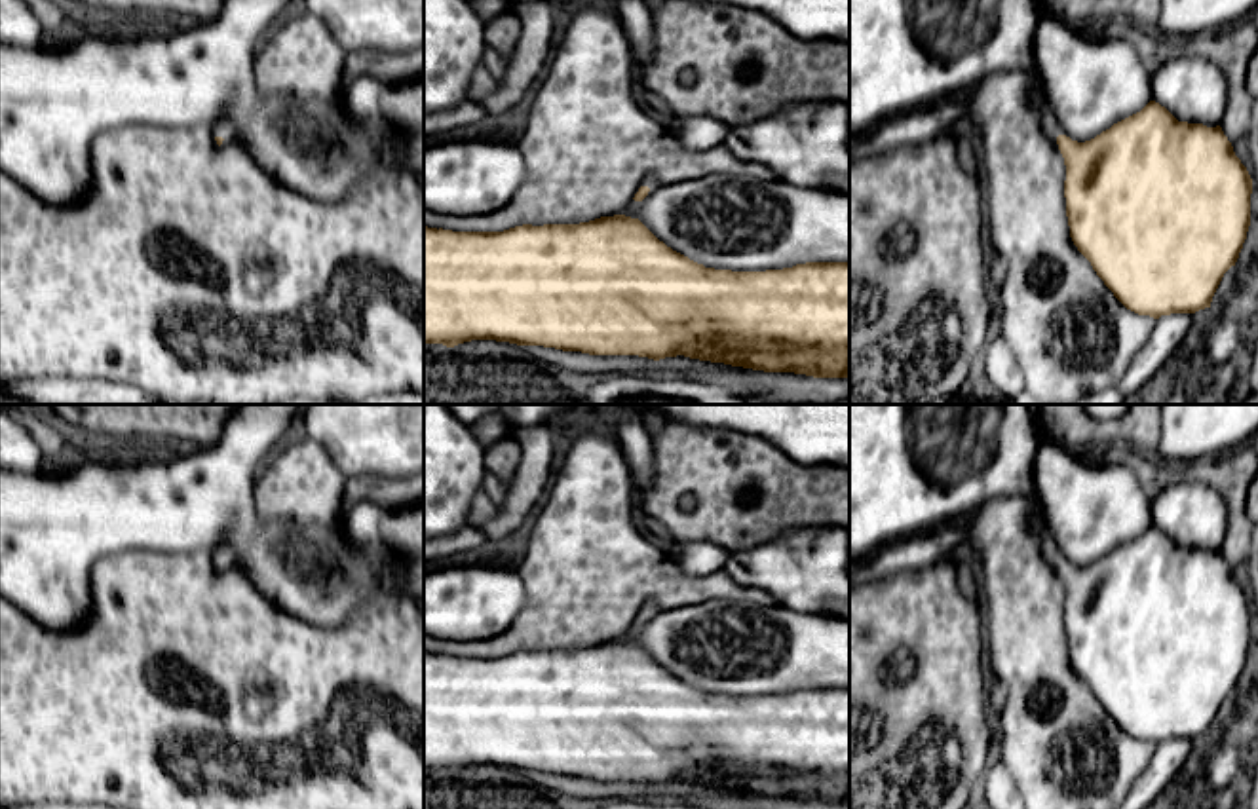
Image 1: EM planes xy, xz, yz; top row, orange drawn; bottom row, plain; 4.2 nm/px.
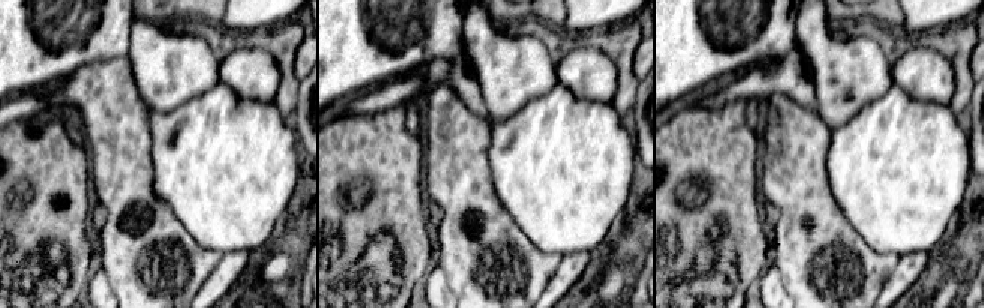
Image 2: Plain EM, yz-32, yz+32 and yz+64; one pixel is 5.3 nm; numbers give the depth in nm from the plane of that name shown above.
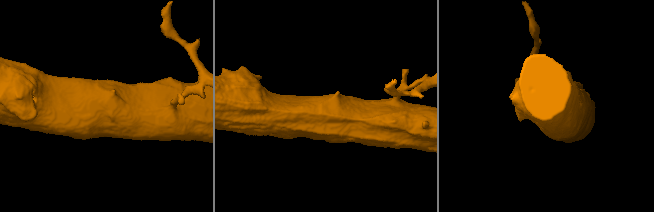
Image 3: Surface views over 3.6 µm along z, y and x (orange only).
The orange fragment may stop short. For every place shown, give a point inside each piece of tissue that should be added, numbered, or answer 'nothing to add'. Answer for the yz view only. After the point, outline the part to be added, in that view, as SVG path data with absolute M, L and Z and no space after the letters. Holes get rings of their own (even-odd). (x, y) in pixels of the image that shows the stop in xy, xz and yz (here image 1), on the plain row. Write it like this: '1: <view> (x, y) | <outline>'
1: yz (1049, 549) | M1039 513L1030 520L1030 530L1039 537L1039 547L1047 560L1062 560L1060 551Z

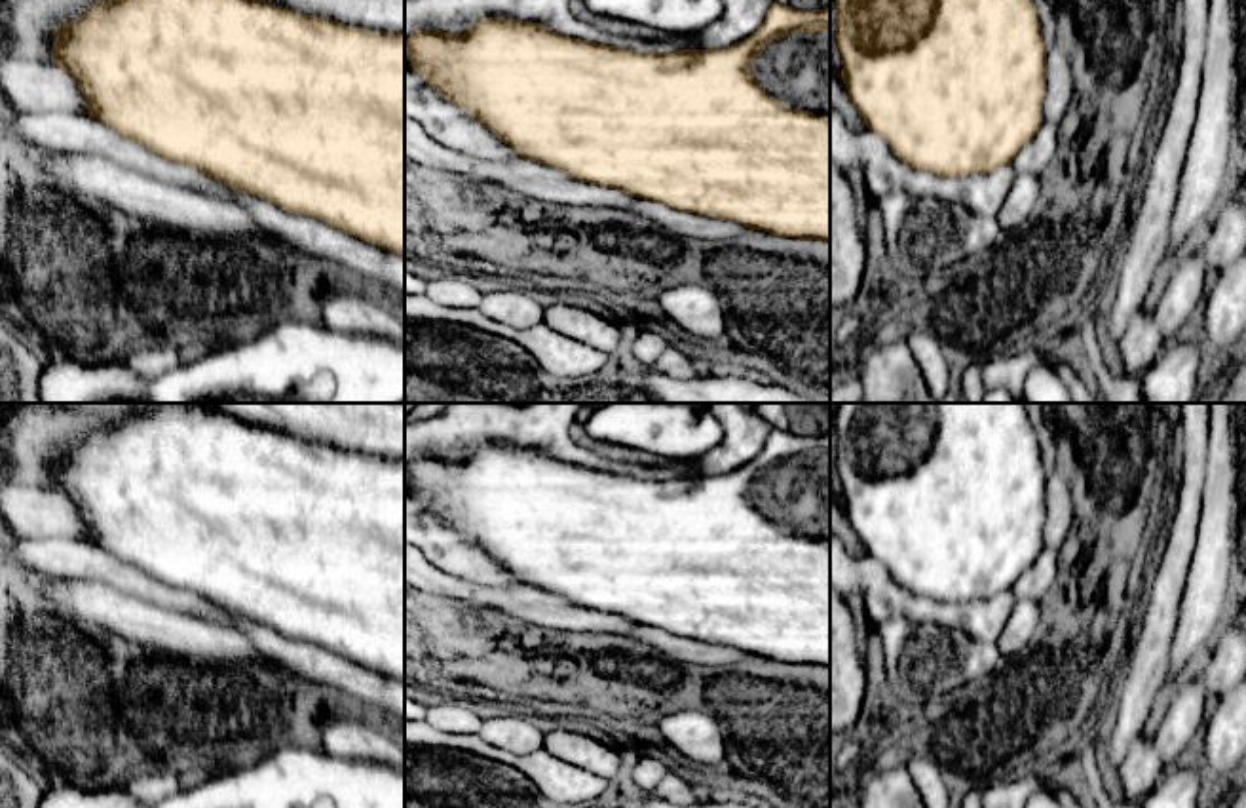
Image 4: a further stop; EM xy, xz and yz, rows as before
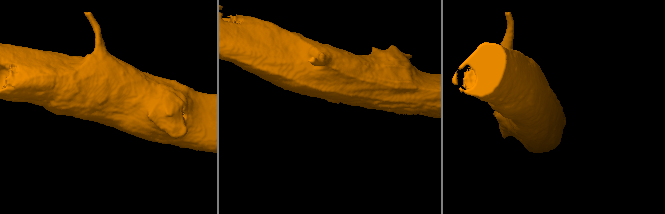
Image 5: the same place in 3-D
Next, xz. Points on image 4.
1: xz (796, 495) | M830 456L769 468L754 485L754 504L792 534L830 540Z

